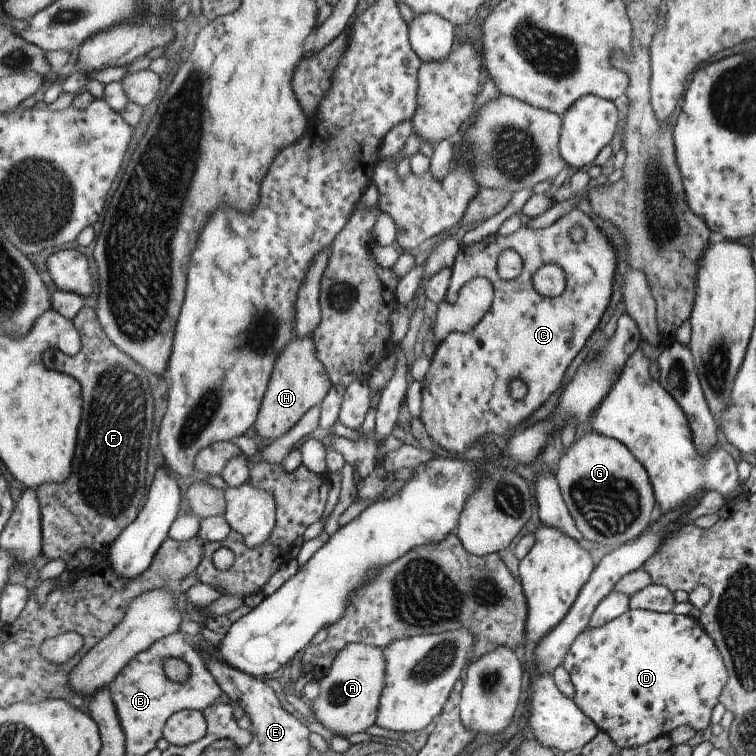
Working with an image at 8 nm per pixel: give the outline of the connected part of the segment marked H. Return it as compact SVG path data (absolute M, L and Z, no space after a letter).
M295 337L276 357L266 392L264 393L256 420L252 425L255 436L276 439L289 431L304 413L321 400L330 390L328 374L316 358L316 349L311 337Z

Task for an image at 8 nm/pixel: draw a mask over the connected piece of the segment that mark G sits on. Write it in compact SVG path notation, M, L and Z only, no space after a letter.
M586 432L557 460L554 474L565 507L584 540L615 548L634 540L649 525L654 506L649 478L630 451L612 437Z

